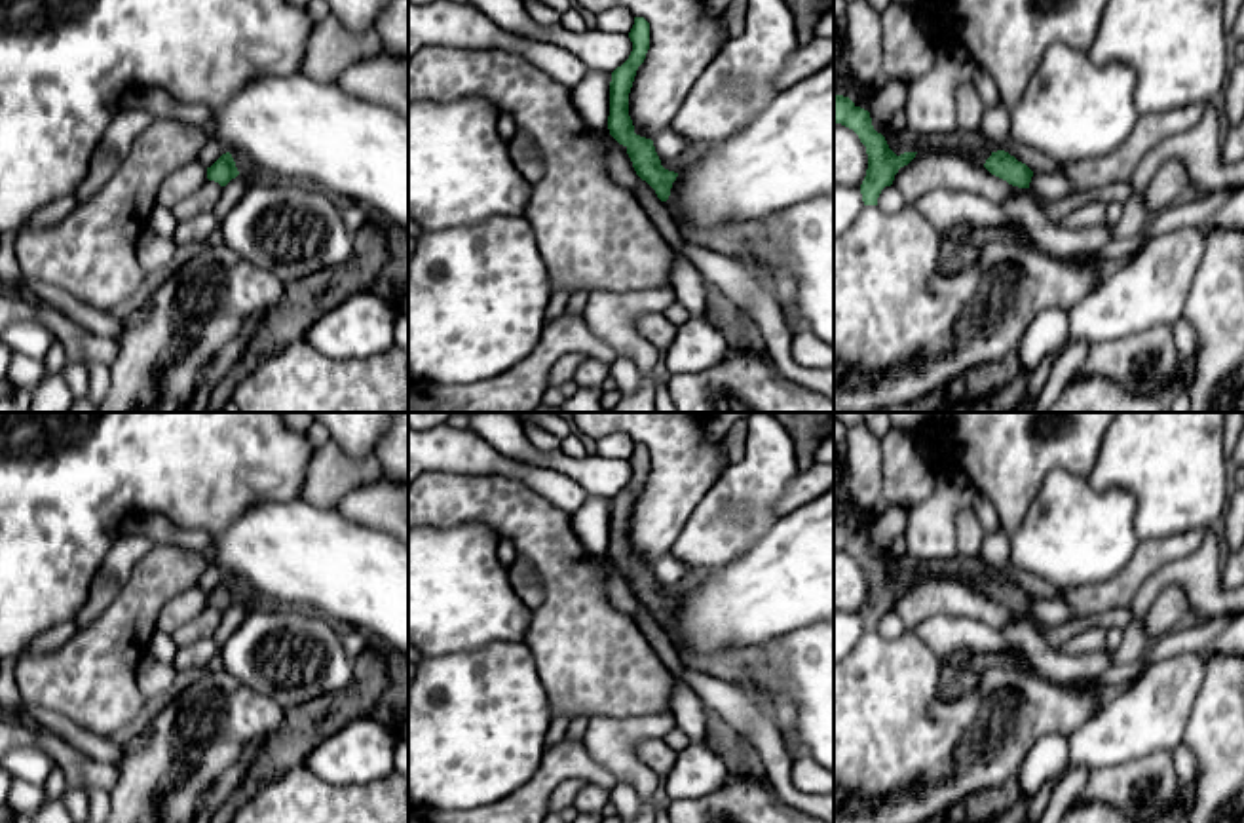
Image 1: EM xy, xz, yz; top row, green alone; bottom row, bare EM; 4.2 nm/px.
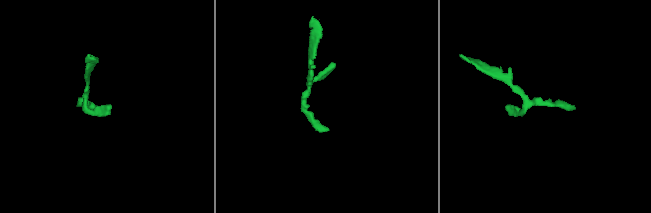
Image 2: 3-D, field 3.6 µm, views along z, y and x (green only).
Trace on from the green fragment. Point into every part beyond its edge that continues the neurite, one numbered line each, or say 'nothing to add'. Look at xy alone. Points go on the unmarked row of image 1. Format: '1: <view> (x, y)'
1: xy (244, 588)

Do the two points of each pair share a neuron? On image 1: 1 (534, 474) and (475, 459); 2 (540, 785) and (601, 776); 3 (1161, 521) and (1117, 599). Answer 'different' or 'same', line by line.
1: same
2: same
3: different

